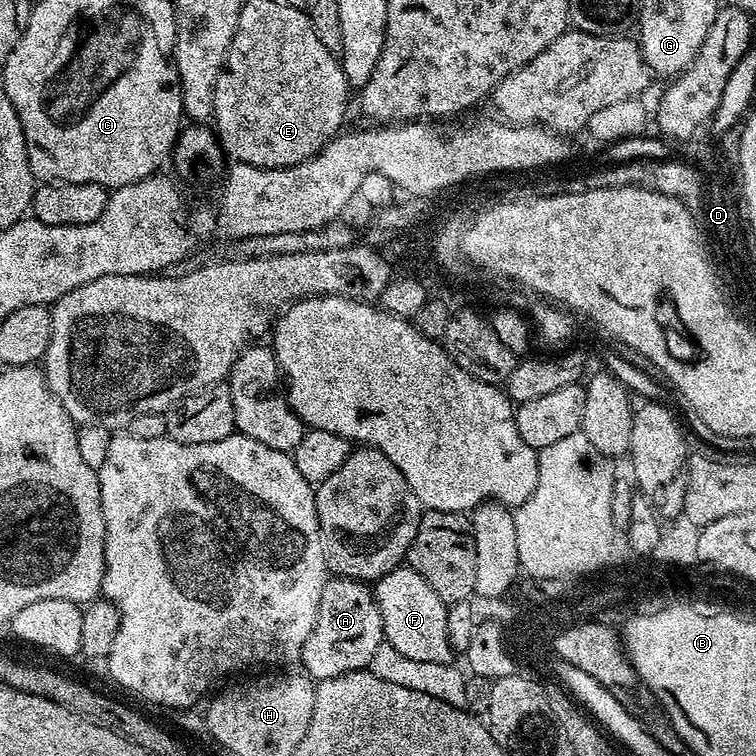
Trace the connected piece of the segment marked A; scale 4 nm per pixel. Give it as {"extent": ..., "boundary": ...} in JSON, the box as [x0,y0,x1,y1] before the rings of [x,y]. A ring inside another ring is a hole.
{"extent":[299,576,385,681],"boundary":[[[332,576],[322,586],[322,602],[318,602],[318,618],[314,630],[300,651],[299,663],[313,681],[338,678],[347,672],[369,667],[378,646],[385,643],[382,614],[376,605],[373,589],[363,580]]]}

